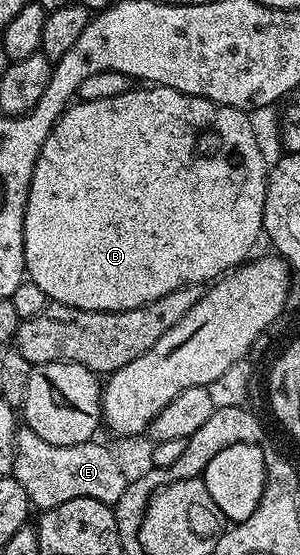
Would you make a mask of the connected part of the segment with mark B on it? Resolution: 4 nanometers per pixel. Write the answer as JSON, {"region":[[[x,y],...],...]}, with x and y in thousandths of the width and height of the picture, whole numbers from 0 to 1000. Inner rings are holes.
{"region":[[[483,151],[467,159],[473,162],[437,159],[397,173],[357,173],[357,180],[247,182],[197,209],[197,216],[177,227],[173,238],[167,238],[157,252],[137,261],[130,288],[117,295],[117,310],[103,317],[97,351],[90,353],[90,368],[83,369],[83,483],[90,501],[143,523],[163,544],[193,544],[213,551],[263,555],[267,559],[367,559],[370,562],[487,551],[490,548],[503,548],[503,541],[530,541],[530,533],[557,533],[557,526],[583,526],[583,519],[697,512],[733,501],[740,494],[760,494],[763,488],[790,485],[807,472],[833,463],[837,452],[830,449],[853,440],[857,427],[863,431],[873,427],[883,404],[883,341],[897,330],[897,306],[890,305],[890,292],[883,299],[883,277],[870,272],[870,256],[857,250],[857,241],[843,236],[840,223],[830,222],[833,207],[820,200],[787,198],[783,195],[747,191],[727,184],[707,184],[687,177],[613,169],[583,159],[507,151]]]}

